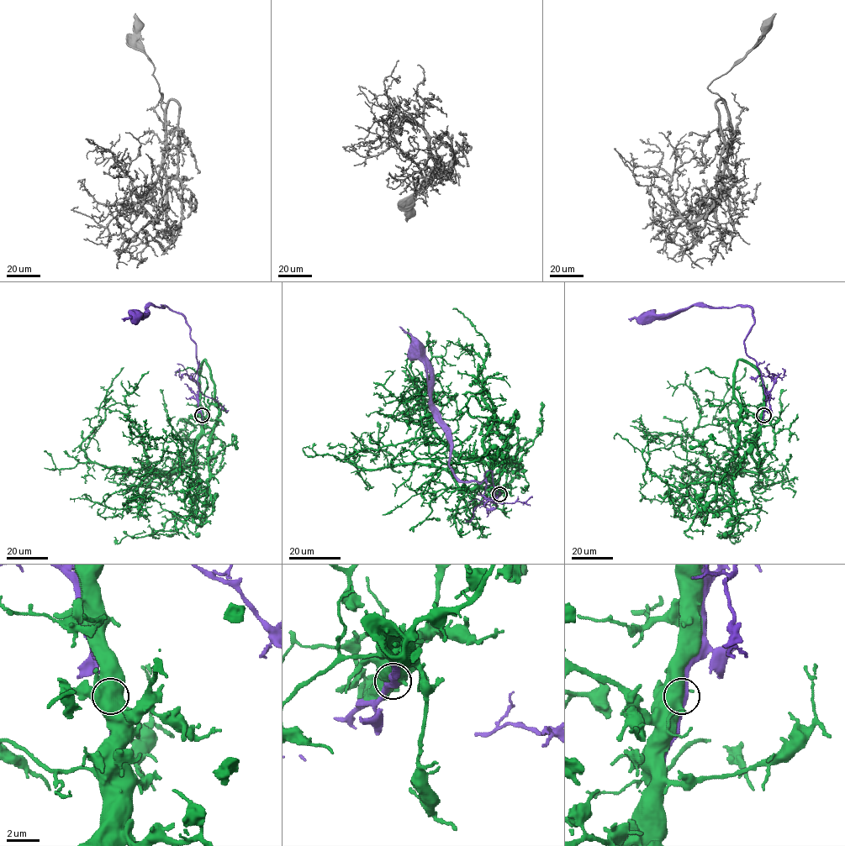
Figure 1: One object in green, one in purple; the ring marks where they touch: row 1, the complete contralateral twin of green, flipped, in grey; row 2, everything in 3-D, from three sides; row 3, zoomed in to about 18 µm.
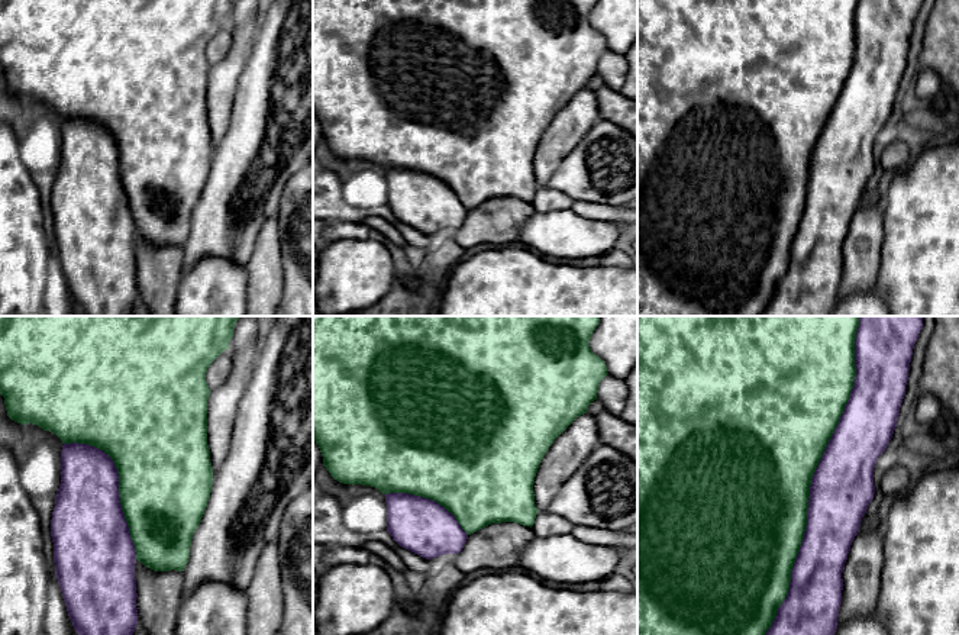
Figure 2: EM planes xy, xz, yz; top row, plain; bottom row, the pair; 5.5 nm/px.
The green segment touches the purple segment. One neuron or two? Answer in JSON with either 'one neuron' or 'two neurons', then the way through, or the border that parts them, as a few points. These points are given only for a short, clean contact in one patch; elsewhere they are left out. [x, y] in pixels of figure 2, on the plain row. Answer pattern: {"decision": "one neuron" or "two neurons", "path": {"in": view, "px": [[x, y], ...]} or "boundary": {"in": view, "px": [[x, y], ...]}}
{"decision": "one neuron"}

